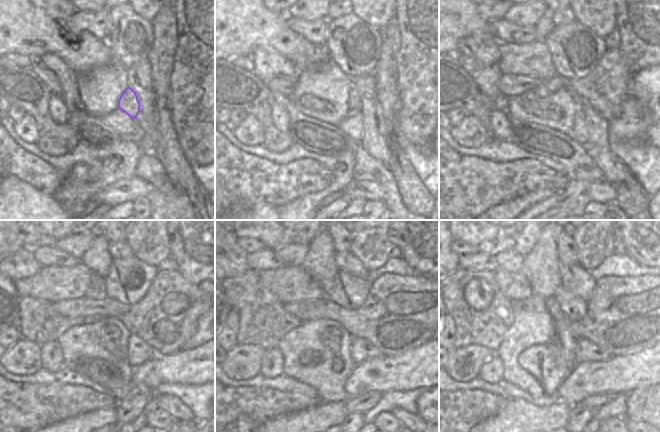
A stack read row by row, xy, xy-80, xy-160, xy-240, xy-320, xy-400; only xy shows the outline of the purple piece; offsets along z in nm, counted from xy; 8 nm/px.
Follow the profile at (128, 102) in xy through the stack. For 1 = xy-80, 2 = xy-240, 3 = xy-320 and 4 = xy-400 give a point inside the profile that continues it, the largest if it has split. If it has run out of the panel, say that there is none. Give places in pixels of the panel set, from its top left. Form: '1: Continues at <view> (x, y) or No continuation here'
1: Continues at xy-80 (353, 97)
2: Continues at xy-240 (39, 323)
3: Continues at xy-320 (264, 321)
4: Continues at xy-400 (482, 315)

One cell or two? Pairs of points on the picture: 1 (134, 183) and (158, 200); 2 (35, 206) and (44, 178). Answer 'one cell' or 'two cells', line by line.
1: two cells
2: two cells

